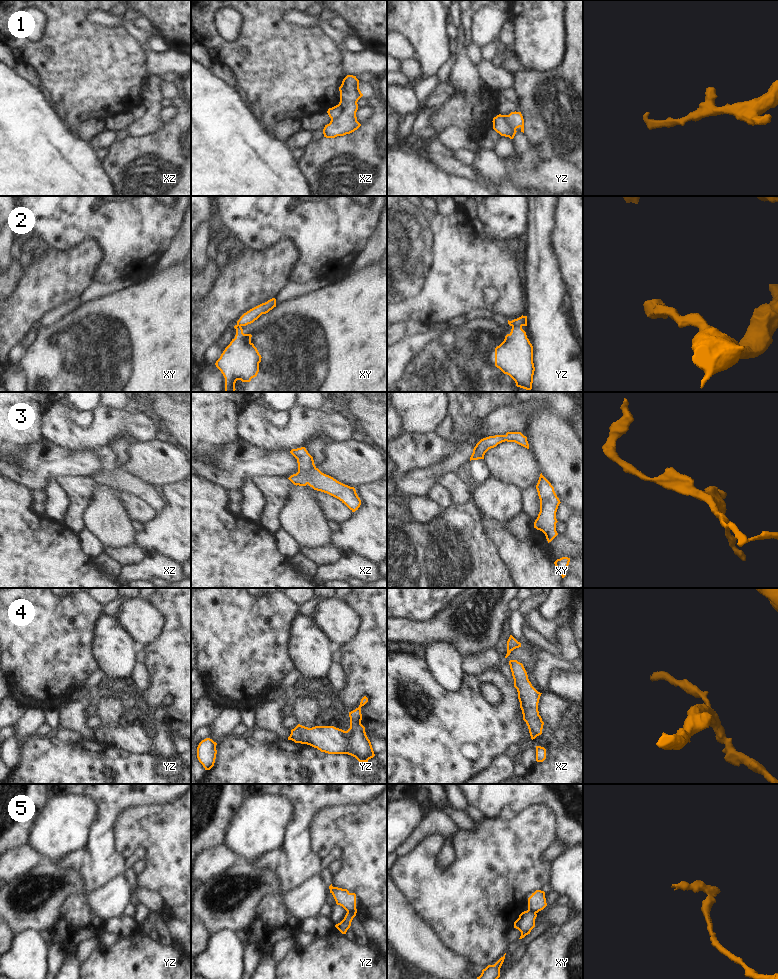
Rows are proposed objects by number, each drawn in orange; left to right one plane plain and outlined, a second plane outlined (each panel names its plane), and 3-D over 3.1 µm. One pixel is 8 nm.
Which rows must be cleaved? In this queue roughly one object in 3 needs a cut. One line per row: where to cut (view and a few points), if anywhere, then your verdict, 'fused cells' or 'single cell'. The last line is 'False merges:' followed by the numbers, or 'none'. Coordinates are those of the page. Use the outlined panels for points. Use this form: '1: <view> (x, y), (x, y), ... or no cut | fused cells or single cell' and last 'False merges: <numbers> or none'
1: no cut | single cell
2: yz (512, 325), (519, 325), (521, 327) | fused cells
3: no cut | single cell
4: no cut | single cell
5: yz (347, 911), (355, 914) | fused cells
False merges: 2, 5

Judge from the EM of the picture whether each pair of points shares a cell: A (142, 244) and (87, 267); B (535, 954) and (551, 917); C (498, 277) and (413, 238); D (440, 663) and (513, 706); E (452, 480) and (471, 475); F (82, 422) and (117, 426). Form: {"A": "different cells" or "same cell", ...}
{"A": "different cells", "B": "different cells", "C": "same cell", "D": "different cells", "E": "different cells", "F": "different cells"}

